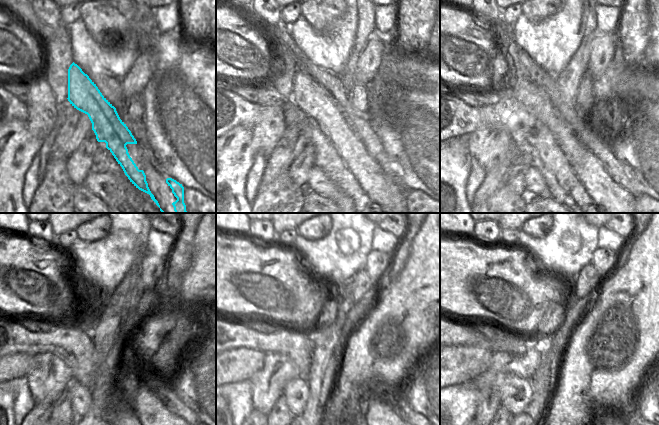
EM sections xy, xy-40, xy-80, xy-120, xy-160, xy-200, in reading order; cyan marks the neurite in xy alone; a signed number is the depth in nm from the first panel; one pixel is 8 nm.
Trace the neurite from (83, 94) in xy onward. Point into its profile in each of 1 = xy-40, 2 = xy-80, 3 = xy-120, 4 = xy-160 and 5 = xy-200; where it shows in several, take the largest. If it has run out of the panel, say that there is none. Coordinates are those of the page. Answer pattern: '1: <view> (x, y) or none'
1: xy-40 (307, 94)
2: xy-80 (605, 192)
3: xy-120 (153, 415)
4: xy-160 (378, 416)
5: xy-200 (602, 416)

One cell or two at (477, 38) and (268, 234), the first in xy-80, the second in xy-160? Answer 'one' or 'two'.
two

